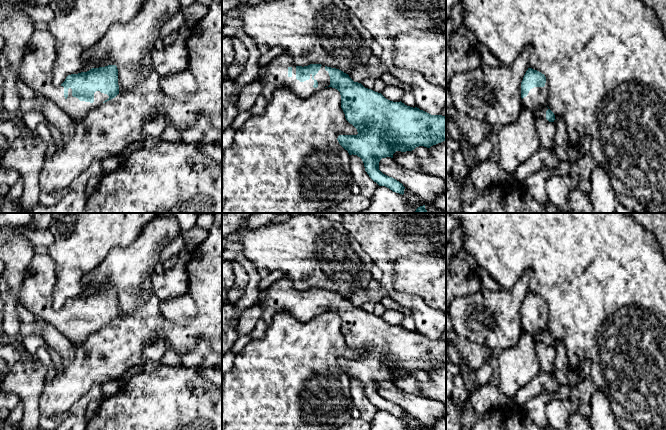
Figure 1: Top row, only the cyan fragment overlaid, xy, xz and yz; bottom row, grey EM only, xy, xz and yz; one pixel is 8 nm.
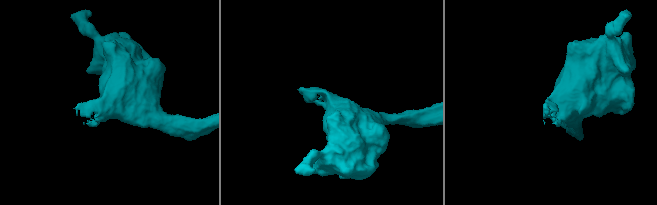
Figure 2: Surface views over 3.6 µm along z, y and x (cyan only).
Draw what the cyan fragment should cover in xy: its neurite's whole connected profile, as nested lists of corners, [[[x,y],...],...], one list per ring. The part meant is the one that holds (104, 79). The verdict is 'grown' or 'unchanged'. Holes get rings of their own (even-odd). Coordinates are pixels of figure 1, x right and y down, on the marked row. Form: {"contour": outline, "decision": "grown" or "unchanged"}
{"contour": [[[35,31],[18,68],[20,79],[35,93],[55,103],[79,122],[93,109],[119,94],[116,65],[92,68],[68,75],[60,86],[53,84],[56,41],[49,31]]], "decision": "grown"}

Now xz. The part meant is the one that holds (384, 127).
{"contour": [[[282,53],[260,72],[259,78],[262,81],[262,95],[267,101],[272,98],[277,89],[282,87],[291,89],[301,98],[307,98],[323,88],[337,89],[341,95],[341,108],[345,118],[358,132],[357,135],[339,135],[337,138],[339,144],[348,151],[349,155],[357,155],[362,159],[365,171],[374,182],[393,192],[403,195],[405,187],[379,170],[379,162],[382,158],[393,158],[396,151],[412,151],[419,146],[430,148],[446,141],[446,116],[431,115],[417,107],[407,106],[401,101],[390,101],[381,93],[354,82],[348,74],[339,69],[321,64],[297,66],[289,54]]], "decision": "grown"}

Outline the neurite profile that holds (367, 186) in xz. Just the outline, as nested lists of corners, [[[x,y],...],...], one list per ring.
[[[349,155],[349,163],[355,183],[360,187],[361,194],[371,198],[375,193],[378,184],[374,182],[365,171],[364,163],[357,155]]]

